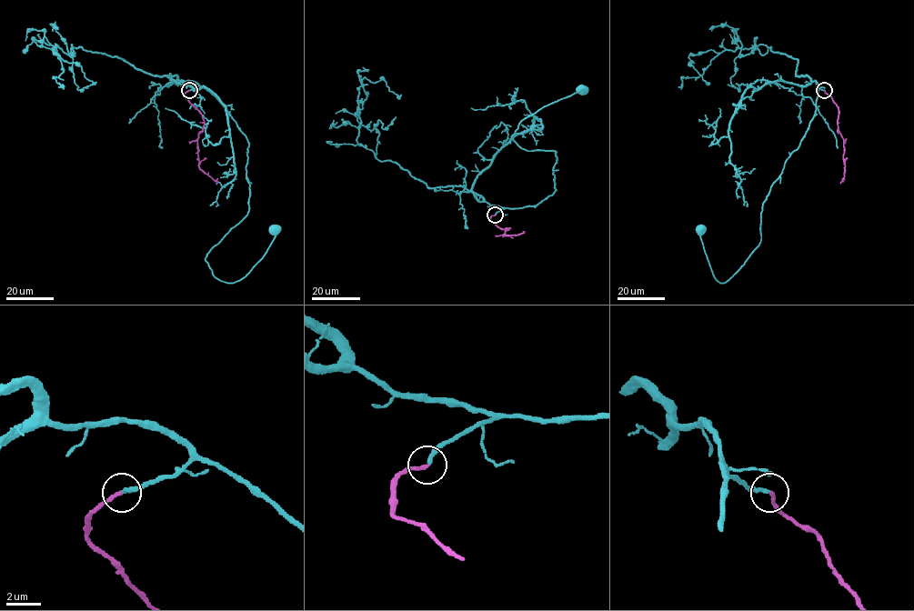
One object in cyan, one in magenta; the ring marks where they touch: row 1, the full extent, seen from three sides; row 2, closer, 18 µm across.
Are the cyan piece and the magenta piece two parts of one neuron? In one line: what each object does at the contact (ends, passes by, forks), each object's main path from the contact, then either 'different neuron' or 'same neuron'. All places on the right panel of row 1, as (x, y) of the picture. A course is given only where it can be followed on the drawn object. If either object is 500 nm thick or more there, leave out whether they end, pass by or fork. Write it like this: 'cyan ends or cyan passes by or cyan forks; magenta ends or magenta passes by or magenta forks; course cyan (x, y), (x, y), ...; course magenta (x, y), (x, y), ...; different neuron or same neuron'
cyan ends; magenta ends; course cyan (824, 90), (818, 85), (808, 129), (763, 204), (759, 245), (726, 282), (719, 283), (711, 271), (700, 231); course magenta (824, 90), (838, 108), (838, 126), (843, 139), (845, 167), (840, 183); same neuron

